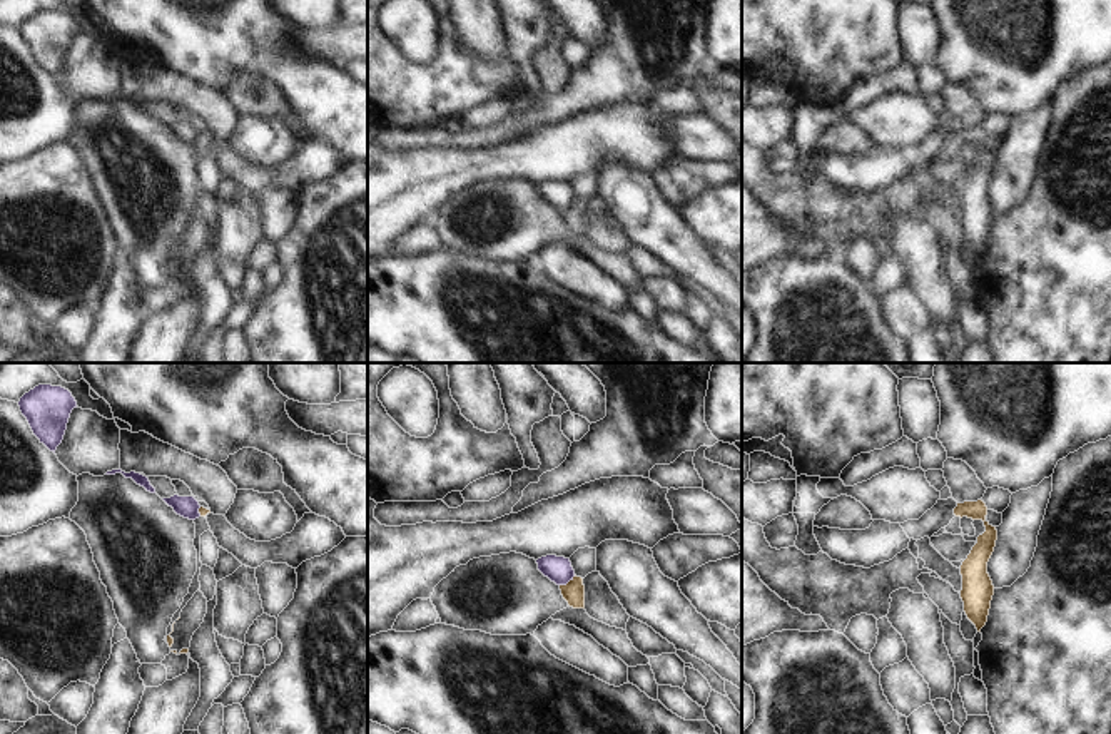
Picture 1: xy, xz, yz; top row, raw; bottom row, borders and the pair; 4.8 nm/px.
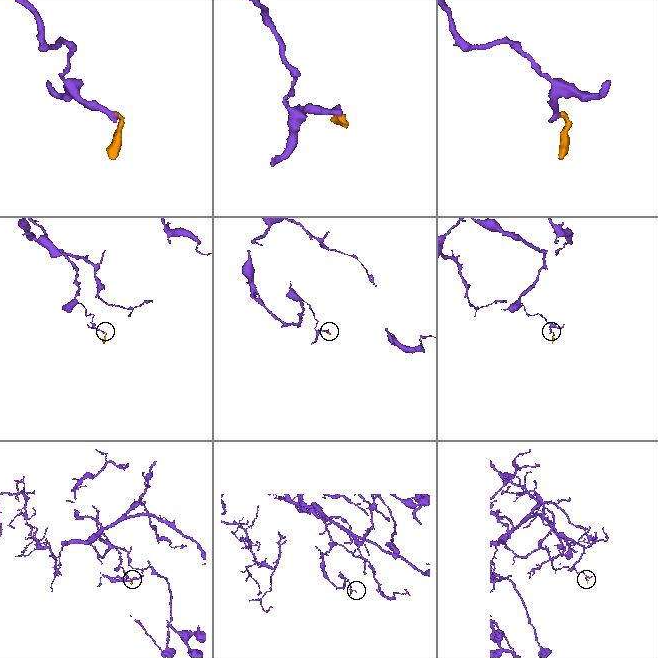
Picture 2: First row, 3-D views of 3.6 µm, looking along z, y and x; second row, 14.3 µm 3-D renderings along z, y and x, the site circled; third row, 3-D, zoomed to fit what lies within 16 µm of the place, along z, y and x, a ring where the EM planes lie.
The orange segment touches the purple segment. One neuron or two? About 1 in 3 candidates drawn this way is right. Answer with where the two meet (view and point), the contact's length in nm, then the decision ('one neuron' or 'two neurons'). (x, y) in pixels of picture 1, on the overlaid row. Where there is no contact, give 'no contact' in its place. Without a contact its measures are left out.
contact xz (568, 582); length 90 nm; two neurons

